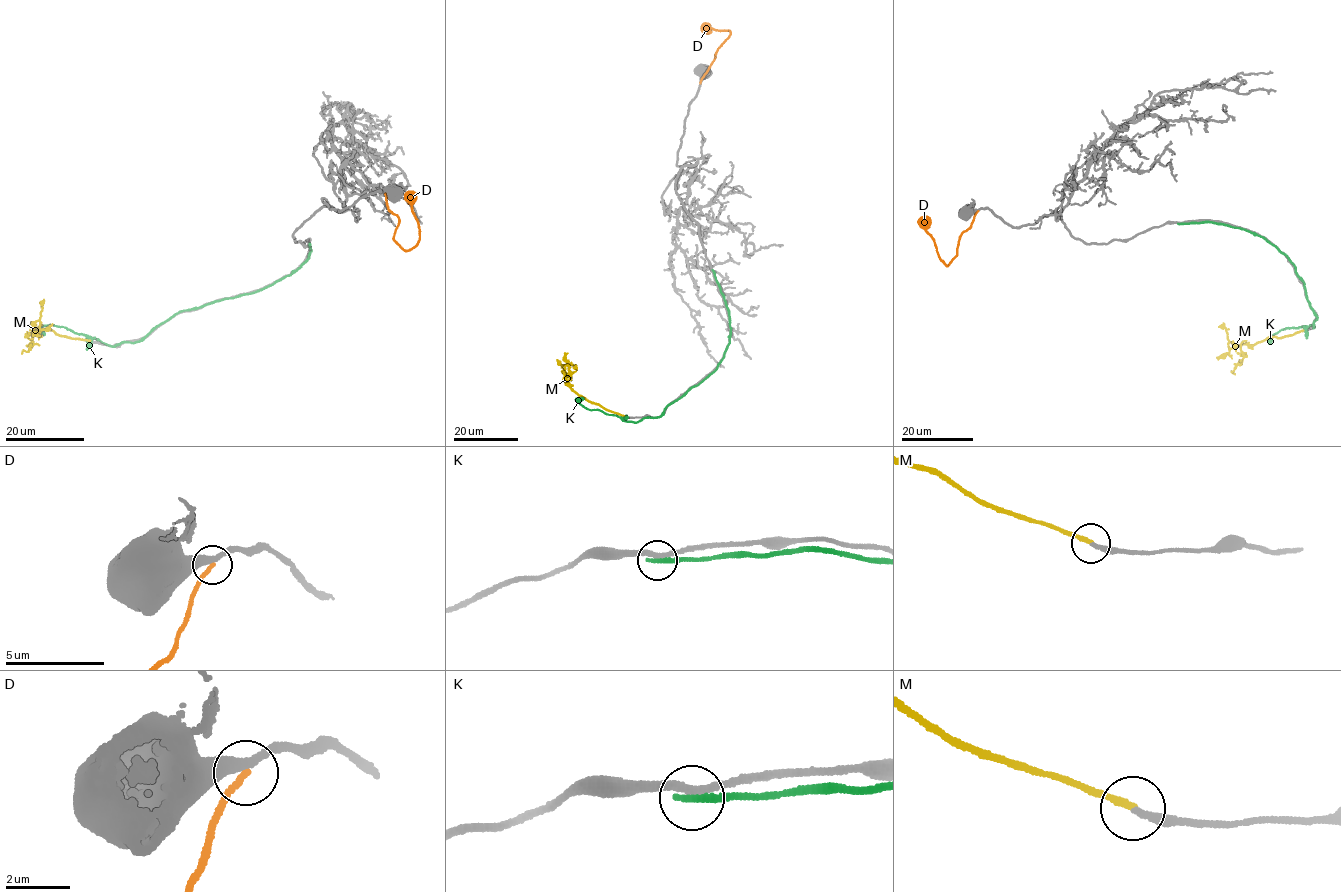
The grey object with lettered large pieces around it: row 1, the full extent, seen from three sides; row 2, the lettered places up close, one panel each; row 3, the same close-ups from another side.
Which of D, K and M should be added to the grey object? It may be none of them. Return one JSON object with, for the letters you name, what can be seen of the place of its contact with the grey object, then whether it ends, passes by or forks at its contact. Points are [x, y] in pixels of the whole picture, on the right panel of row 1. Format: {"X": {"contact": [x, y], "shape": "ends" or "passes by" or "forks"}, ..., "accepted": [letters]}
{"accepted": []}

